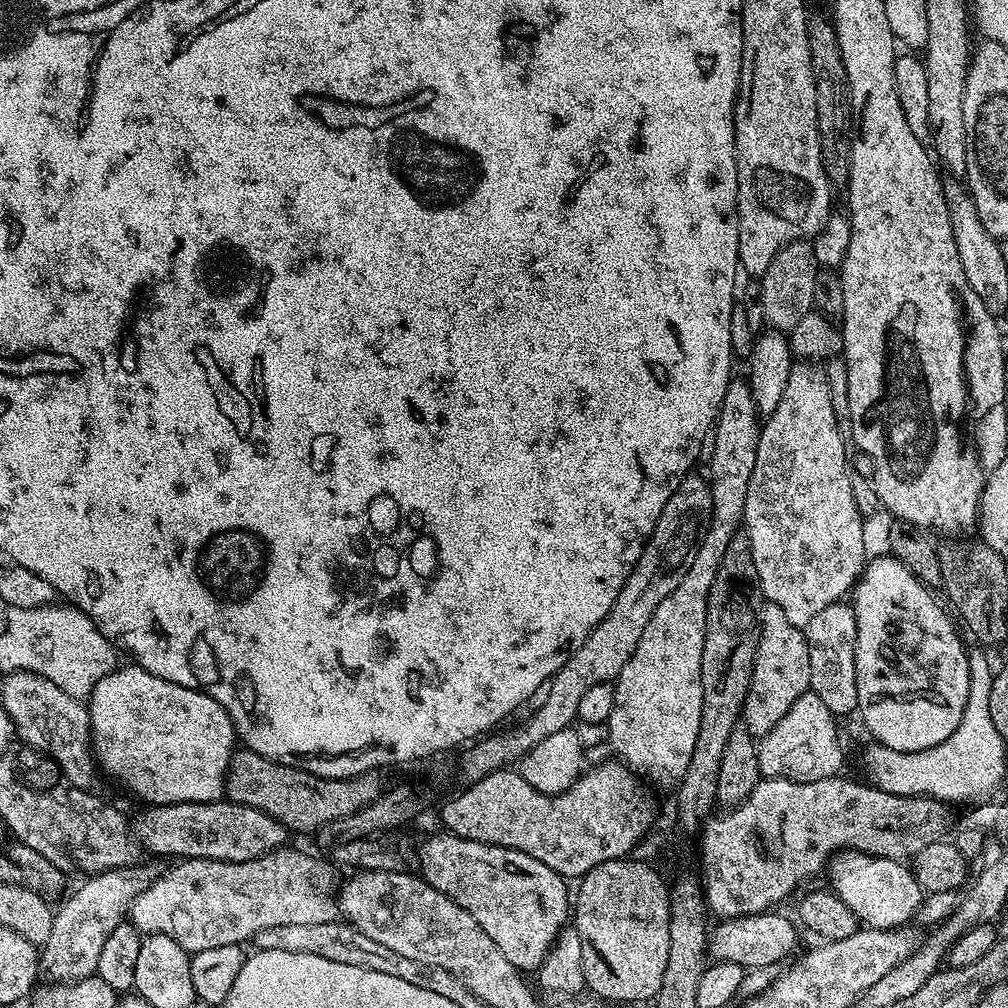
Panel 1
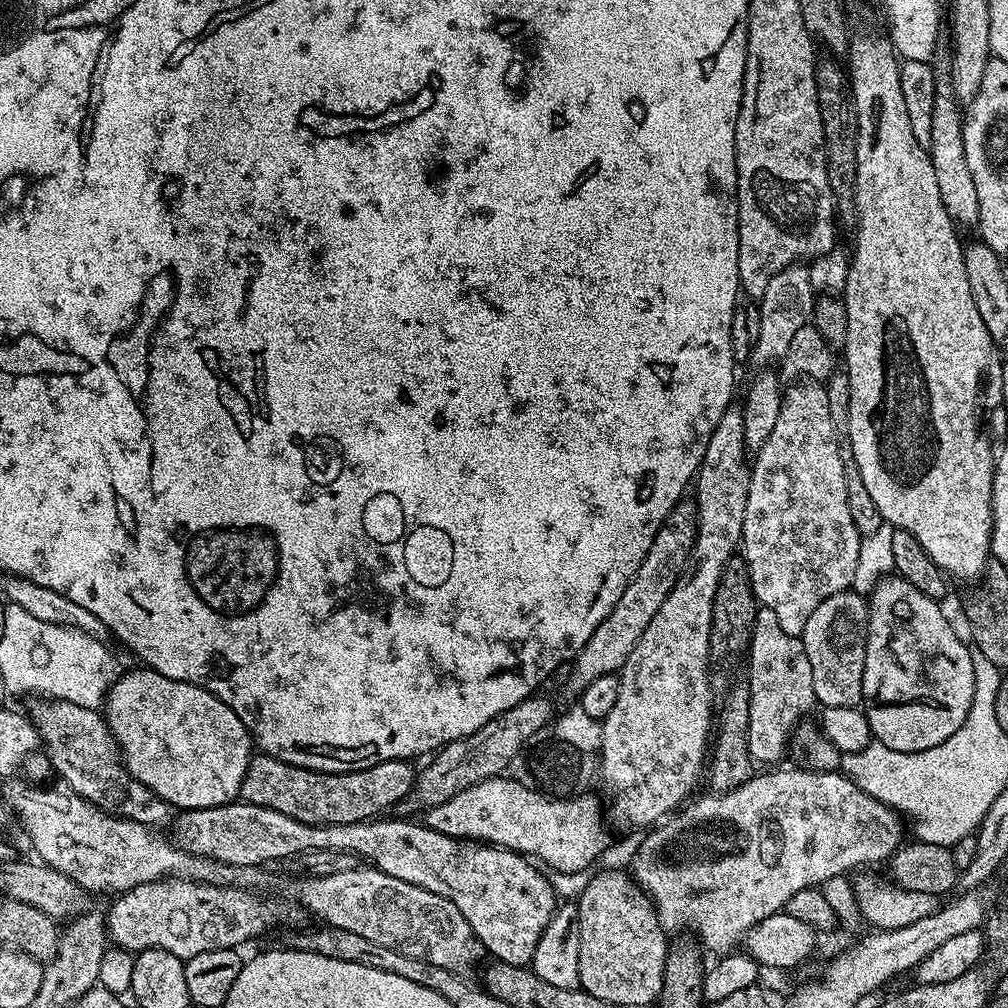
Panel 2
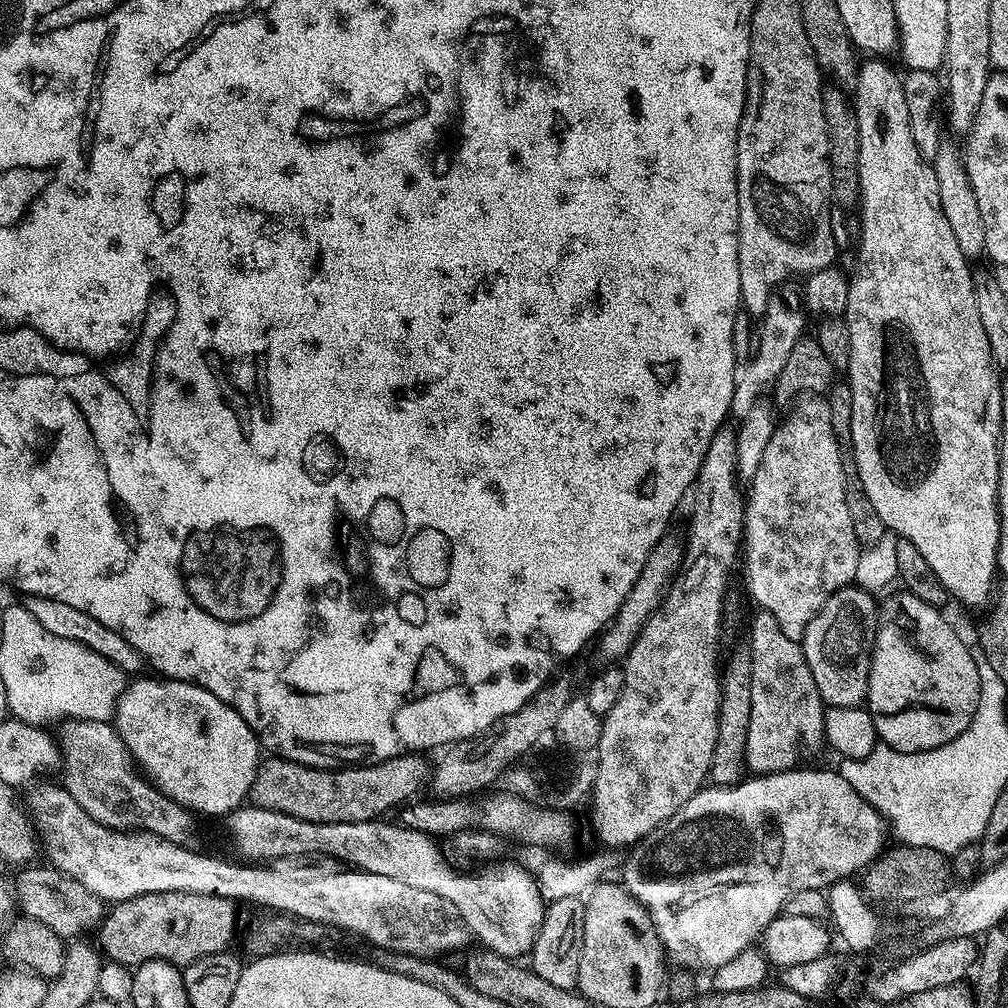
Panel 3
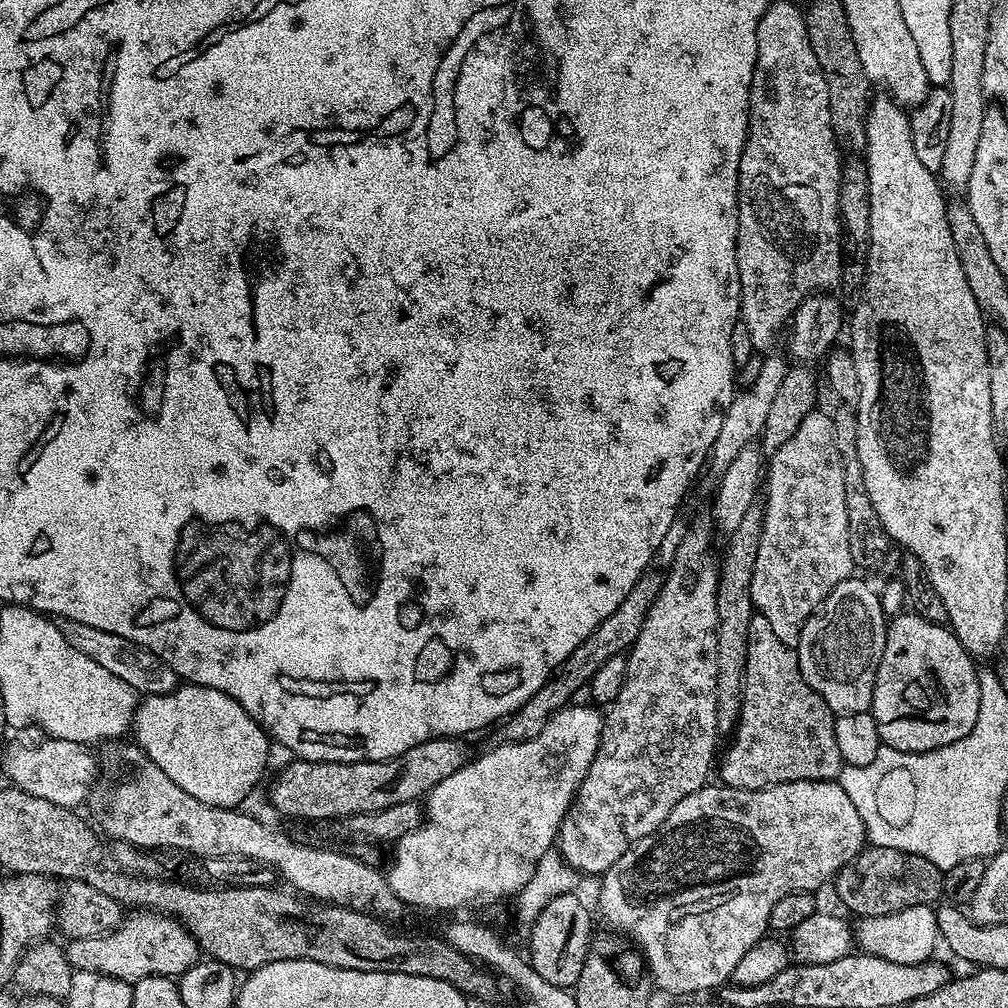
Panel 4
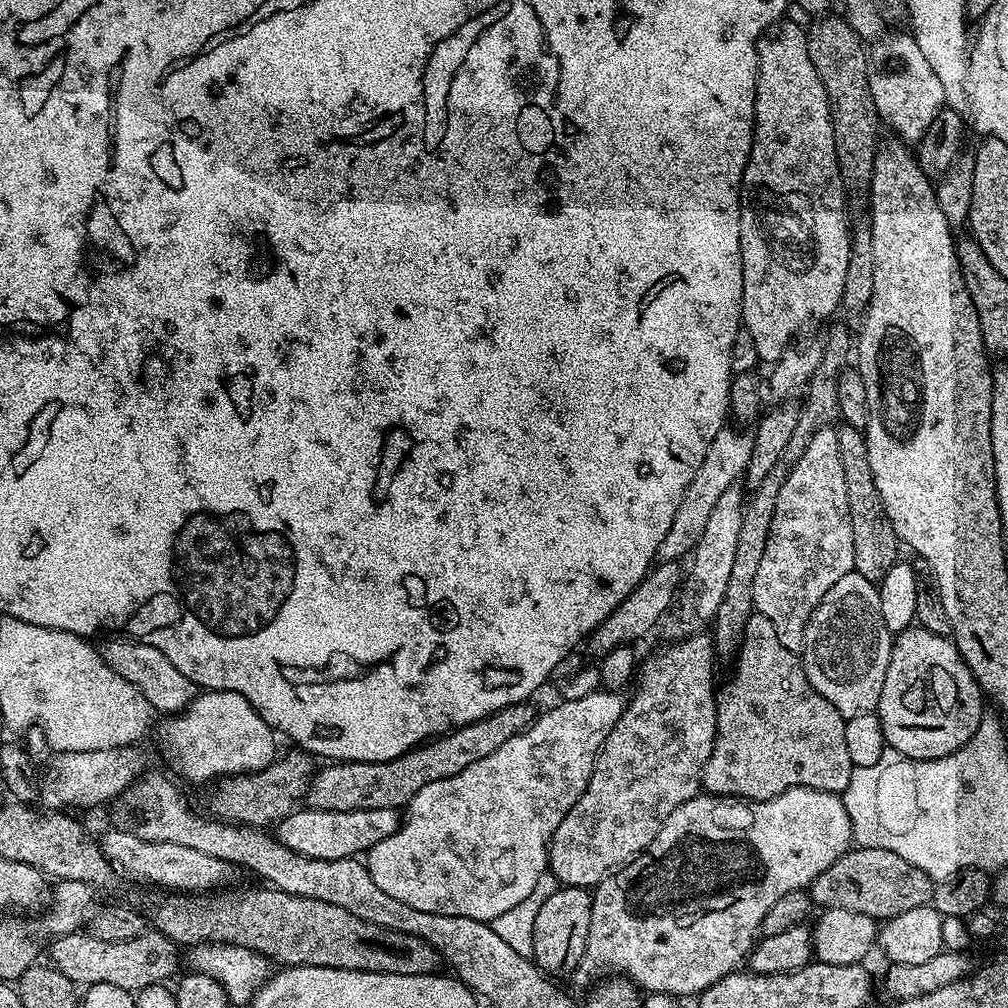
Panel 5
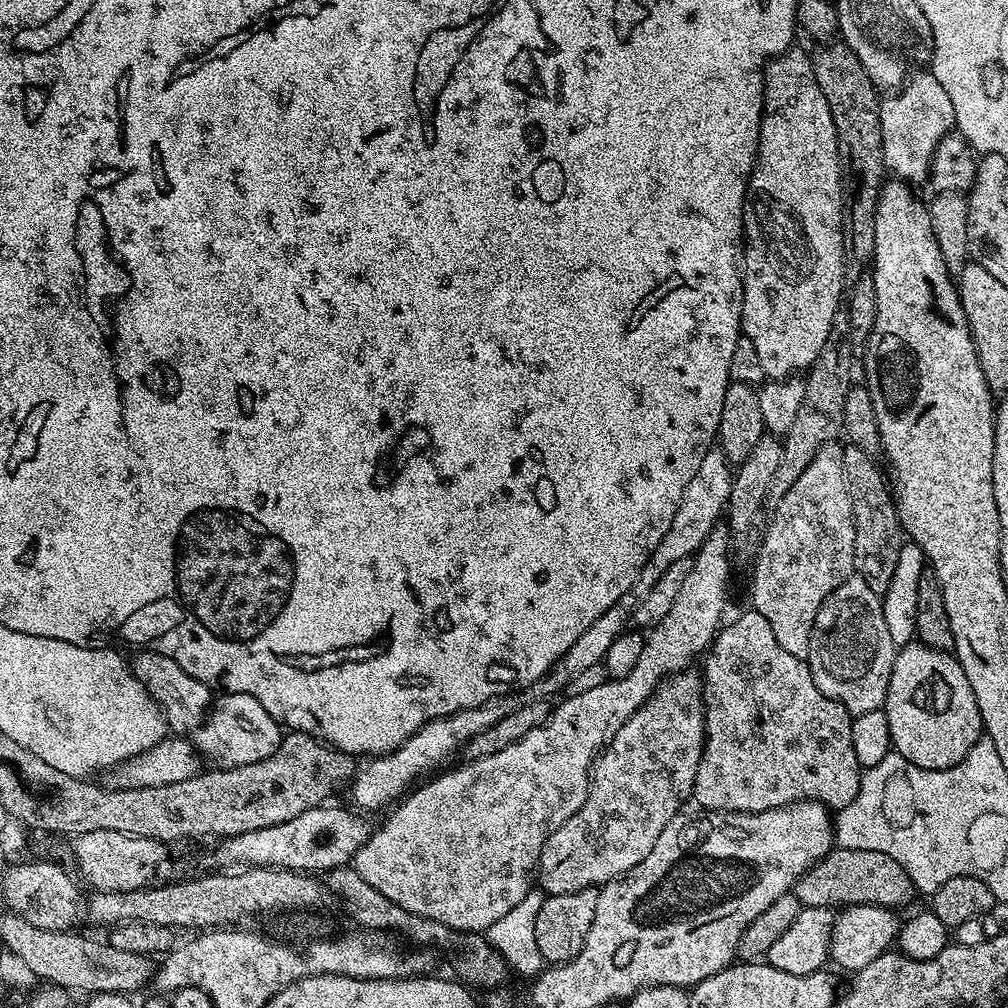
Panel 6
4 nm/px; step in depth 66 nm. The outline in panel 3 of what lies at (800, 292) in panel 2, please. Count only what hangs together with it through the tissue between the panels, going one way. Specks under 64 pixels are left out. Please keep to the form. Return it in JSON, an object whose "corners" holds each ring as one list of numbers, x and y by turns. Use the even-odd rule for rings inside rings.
{"corners":[[788,290,777,291,768,303,767,310,758,324,758,339,754,351,747,362,741,363,734,374,734,398,732,399,731,415,743,418,750,414,761,403,763,396,767,397,778,382,778,374,782,374,782,366,790,358,794,346,805,335,805,309,799,295]]}

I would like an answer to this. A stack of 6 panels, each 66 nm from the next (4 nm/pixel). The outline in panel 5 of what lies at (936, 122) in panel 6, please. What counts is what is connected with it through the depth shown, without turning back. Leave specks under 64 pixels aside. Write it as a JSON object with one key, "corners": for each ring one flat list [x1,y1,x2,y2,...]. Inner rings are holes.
{"corners":[[891,32,879,37,868,52,870,94,874,94,874,106,881,121,887,127,889,124,901,141,919,142,930,122,945,107,944,87,930,62,926,62,926,54,922,54,922,46,918,46,912,32]]}

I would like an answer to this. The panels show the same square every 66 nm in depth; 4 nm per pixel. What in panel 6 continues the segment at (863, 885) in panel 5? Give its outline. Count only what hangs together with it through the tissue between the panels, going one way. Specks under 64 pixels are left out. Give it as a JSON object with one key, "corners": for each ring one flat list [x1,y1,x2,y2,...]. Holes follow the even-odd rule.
{"corners":[[839,846,833,847,832,851,827,852,817,864,809,866,804,875,797,878,794,891,798,902,803,907,833,910,849,904,877,904,883,908,896,910,899,909,899,904,908,904,912,896,917,895,910,874,906,874,906,870,902,870,902,866,894,862,890,854,882,854,878,850,850,850]]}

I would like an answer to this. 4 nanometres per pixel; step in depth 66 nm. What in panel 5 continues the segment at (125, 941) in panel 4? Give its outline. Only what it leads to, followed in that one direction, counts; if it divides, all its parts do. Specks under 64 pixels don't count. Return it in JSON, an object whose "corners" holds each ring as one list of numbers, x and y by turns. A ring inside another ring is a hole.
{"corners":[[155,930,145,931,144,935,121,944,118,942,102,942,96,936,85,934,83,931,71,932,69,936,55,937,51,941,50,952,51,948,51,963,62,974,66,974,66,978,70,978,78,986,89,986,94,983,114,983,123,990,135,994,141,992,146,986,171,981,171,976,177,975,177,945]]}

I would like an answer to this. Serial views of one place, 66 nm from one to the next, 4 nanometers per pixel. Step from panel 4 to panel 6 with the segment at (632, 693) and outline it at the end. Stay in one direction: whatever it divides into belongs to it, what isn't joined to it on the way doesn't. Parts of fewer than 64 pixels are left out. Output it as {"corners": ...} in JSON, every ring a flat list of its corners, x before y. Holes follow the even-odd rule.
{"corners":[[692,671,675,672,673,676,667,676,661,680,658,687,652,691,652,697,622,725,618,734,614,734,614,738,604,747,604,751,596,757,588,781,586,802,582,802,579,810,570,818,566,818,566,822,562,822,562,826,558,826,558,830,554,830,554,834,550,834,550,838,546,838,546,842,542,846,538,865,538,884,547,895,557,896,577,892,583,888,595,888,609,884,620,876,625,876,630,869,638,866,638,862,642,862,642,858,646,858,646,854,650,854,650,850,654,850,654,842,658,842,658,834,662,834,664,827,683,809,680,807,686,802,689,803,694,786,694,774,698,774,698,762,702,758,704,749,704,681,699,671]]}

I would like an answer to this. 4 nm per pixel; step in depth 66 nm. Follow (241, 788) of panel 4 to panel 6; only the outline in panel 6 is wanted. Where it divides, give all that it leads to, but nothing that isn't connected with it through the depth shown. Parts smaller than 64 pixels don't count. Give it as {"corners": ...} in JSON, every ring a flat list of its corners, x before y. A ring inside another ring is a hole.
{"corners":[[224,692,215,697,209,714,194,733,196,751,201,757,209,756,216,766,237,768,250,762,262,762,278,750,282,739,282,726,262,707,262,702,250,694]]}

